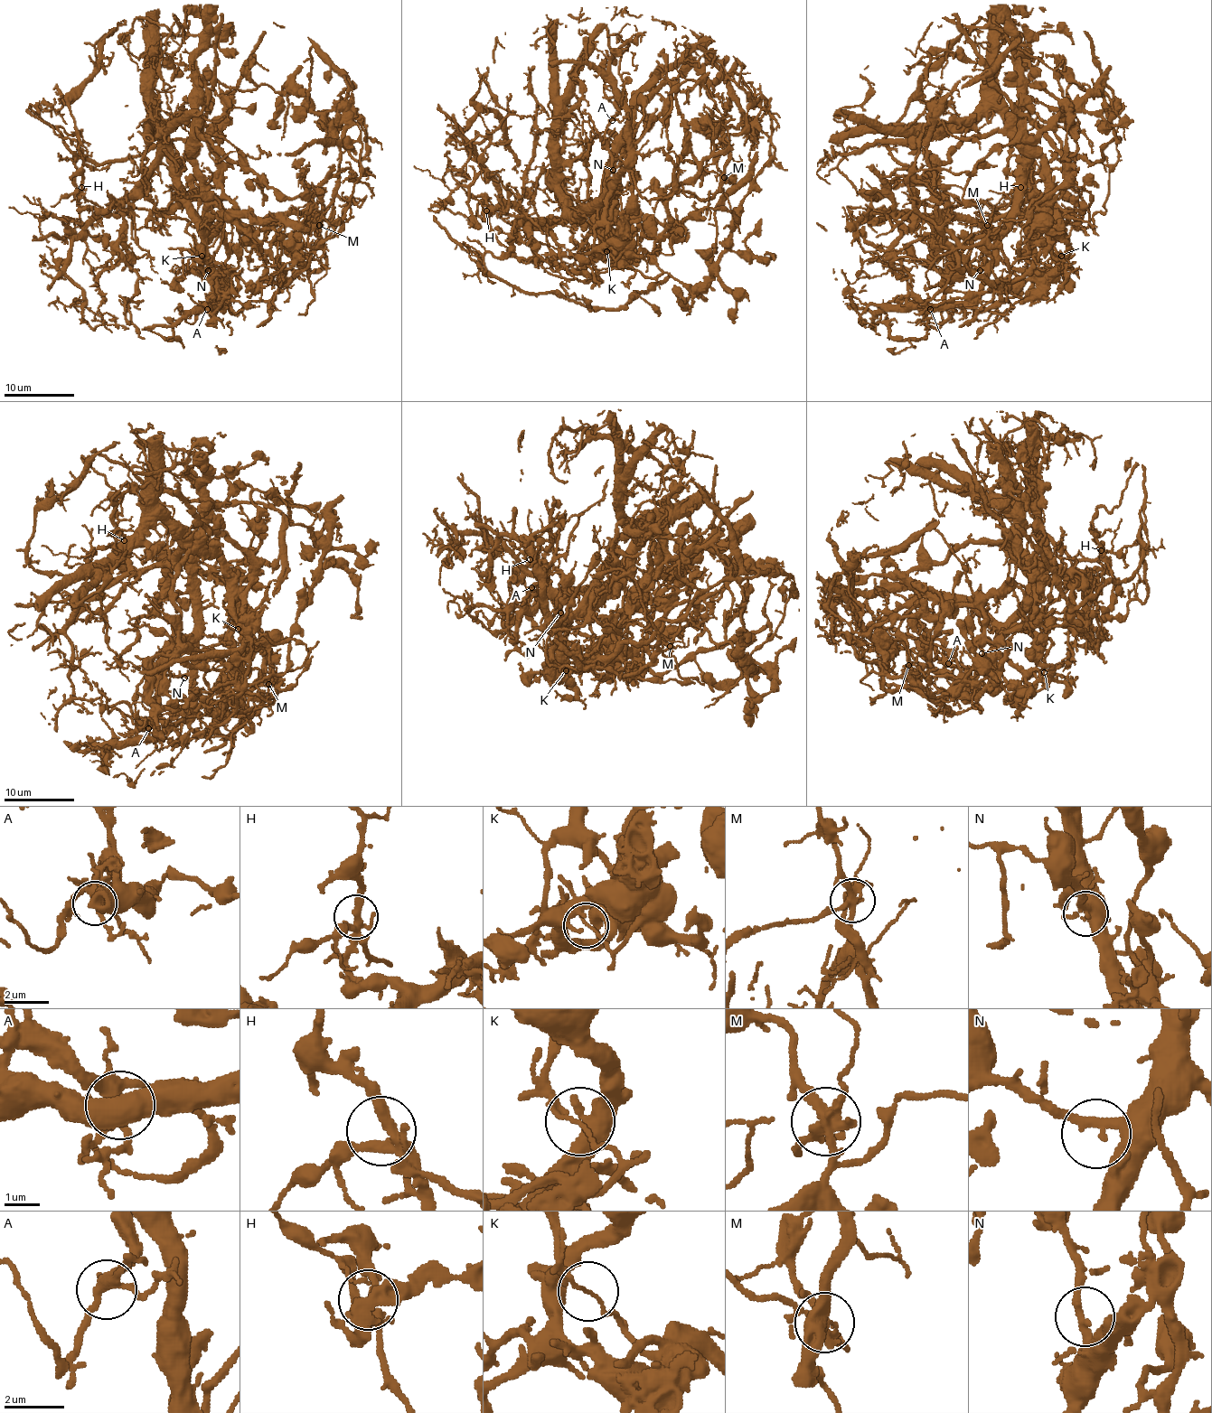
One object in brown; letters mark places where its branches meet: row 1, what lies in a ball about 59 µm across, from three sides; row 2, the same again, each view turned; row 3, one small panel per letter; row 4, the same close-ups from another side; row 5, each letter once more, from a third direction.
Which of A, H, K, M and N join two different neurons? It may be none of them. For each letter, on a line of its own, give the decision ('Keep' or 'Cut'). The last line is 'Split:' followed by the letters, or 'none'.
A: Keep
H: Keep
K: Cut
M: Cut
N: Keep
Split: K, M

